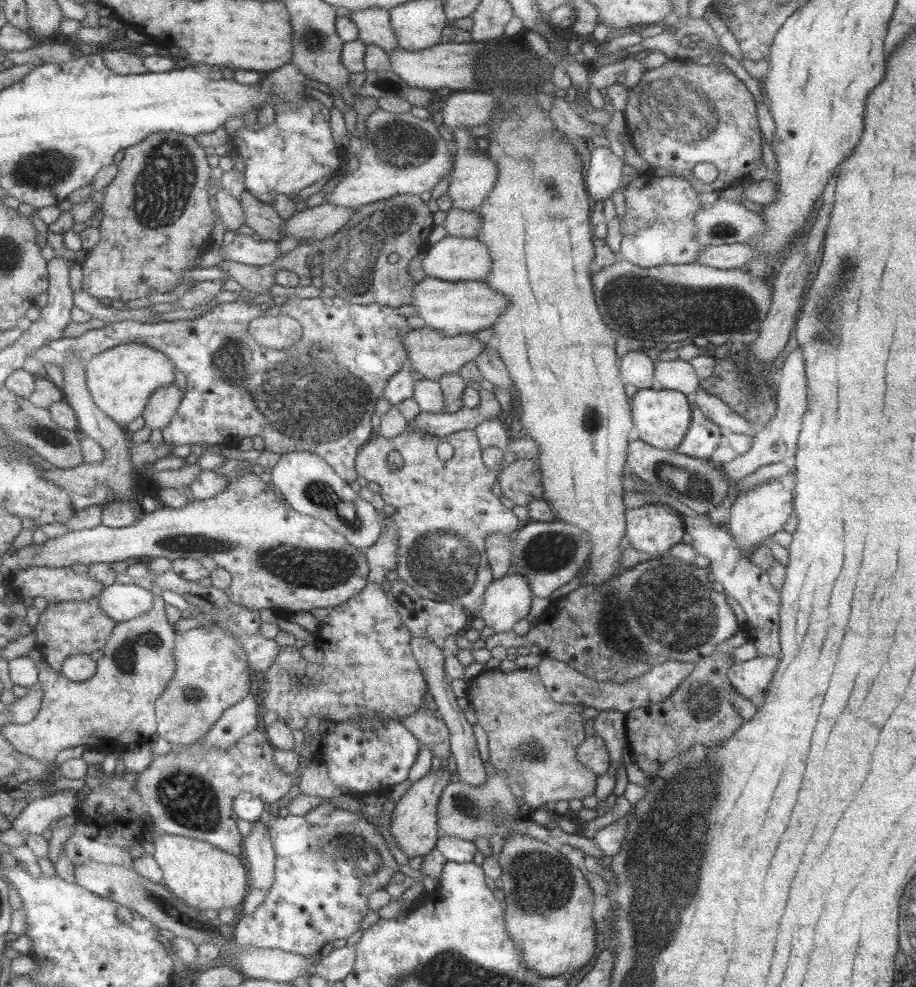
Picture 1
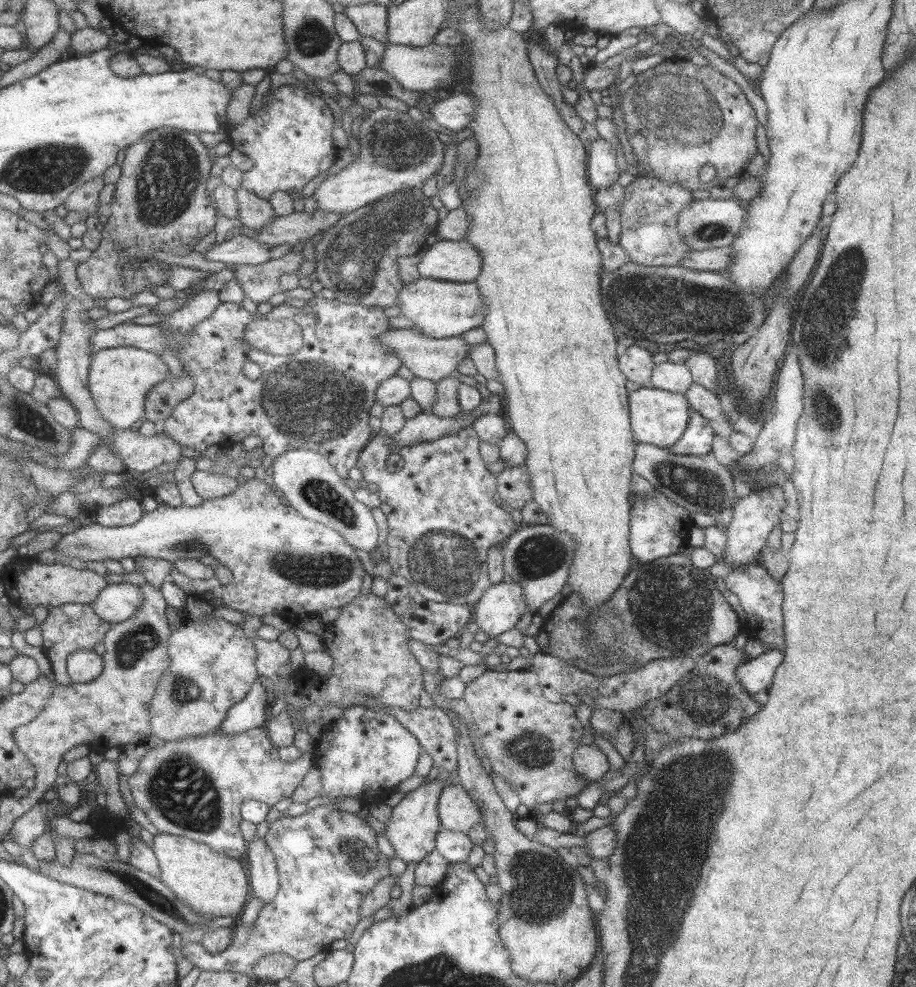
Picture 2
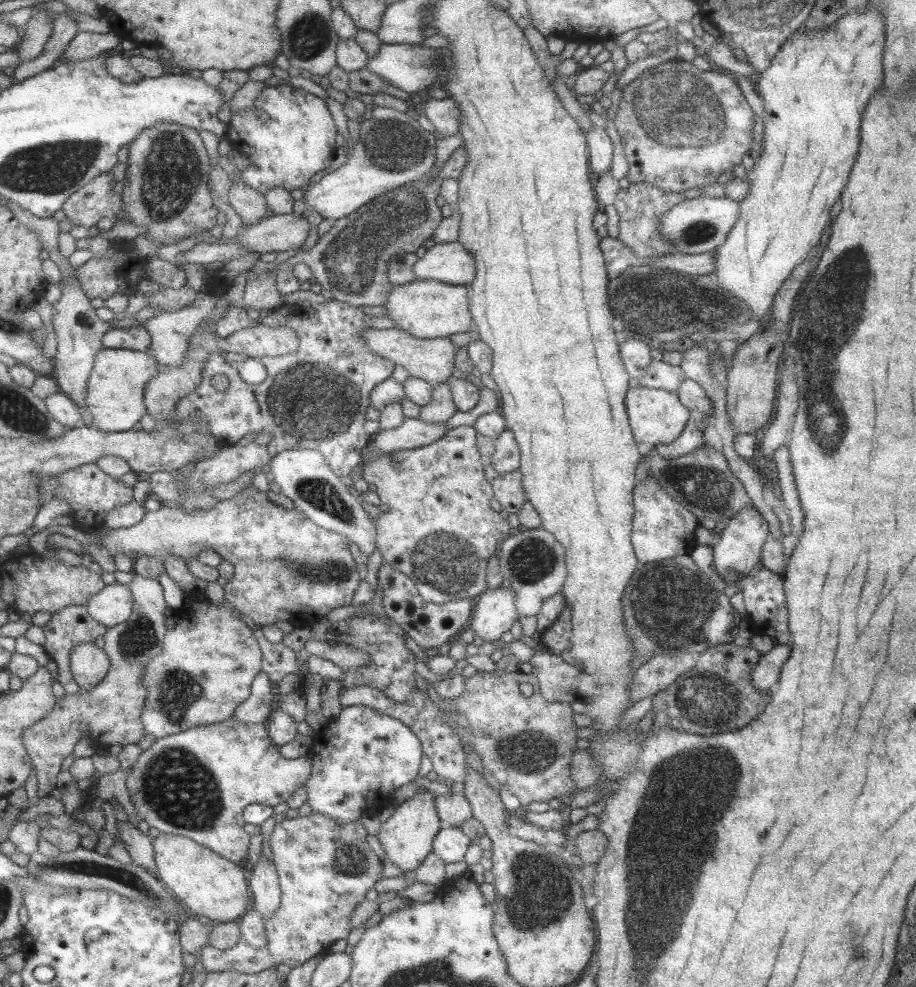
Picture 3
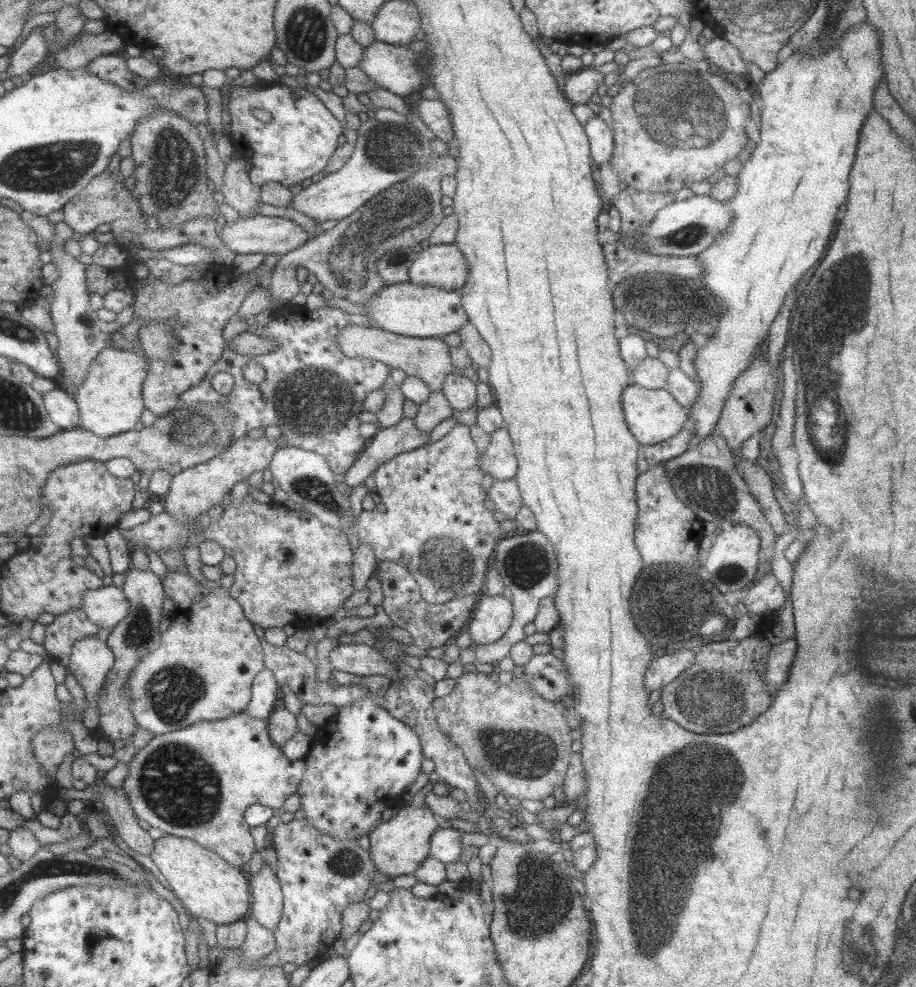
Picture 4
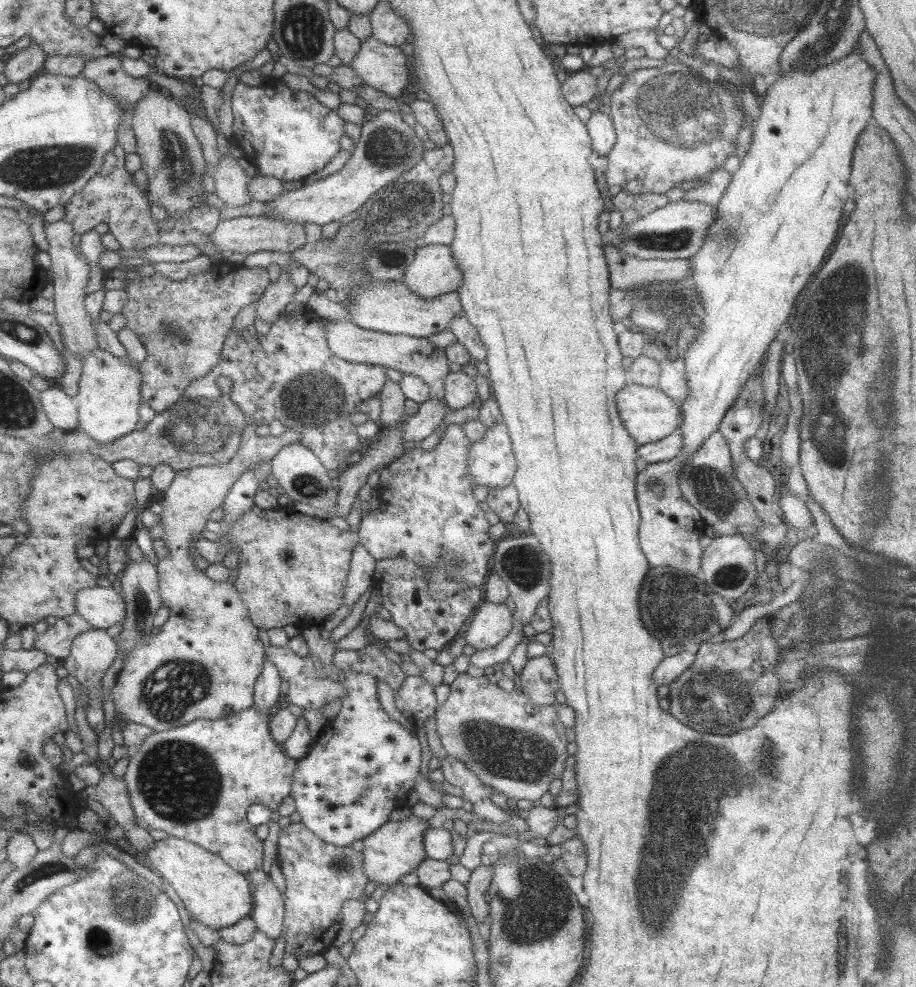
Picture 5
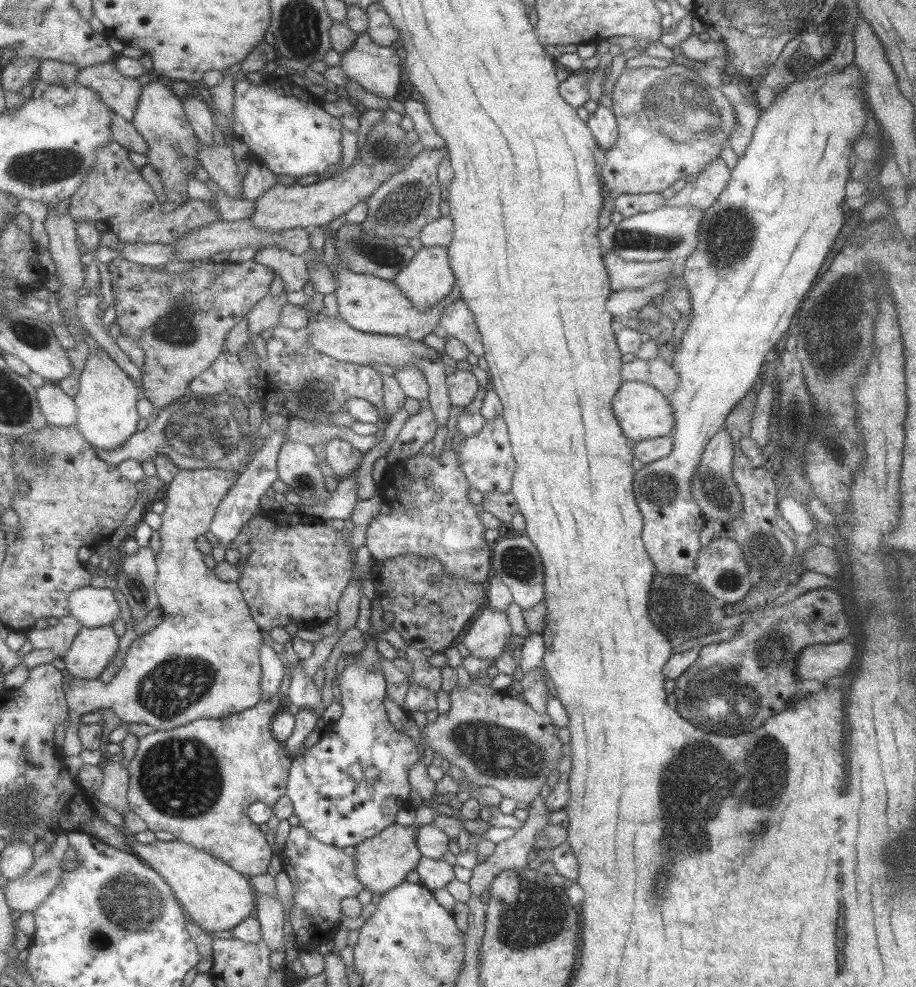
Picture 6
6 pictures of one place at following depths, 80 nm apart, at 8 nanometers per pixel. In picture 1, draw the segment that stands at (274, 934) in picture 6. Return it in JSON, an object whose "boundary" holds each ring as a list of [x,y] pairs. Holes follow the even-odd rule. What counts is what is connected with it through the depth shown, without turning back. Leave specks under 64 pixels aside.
{"boundary":[[[259,819],[252,822],[251,830],[246,836],[244,859],[250,869],[251,887],[269,892],[275,872],[274,850],[270,841],[269,827]]]}

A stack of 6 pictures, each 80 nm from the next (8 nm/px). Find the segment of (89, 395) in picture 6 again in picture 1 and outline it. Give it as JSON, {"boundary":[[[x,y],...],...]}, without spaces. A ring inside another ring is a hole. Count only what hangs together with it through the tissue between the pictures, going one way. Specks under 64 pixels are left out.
{"boundary":[[[140,342],[110,348],[86,362],[87,383],[95,403],[121,426],[128,426],[147,410],[151,396],[162,387],[176,383],[176,364],[166,352]]]}

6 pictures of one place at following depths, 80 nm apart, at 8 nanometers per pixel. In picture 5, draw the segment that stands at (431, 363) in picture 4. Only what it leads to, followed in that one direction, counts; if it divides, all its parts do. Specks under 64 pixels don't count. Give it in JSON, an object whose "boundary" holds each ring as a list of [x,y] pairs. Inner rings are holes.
{"boundary":[[[327,319],[322,321],[326,322],[326,329],[324,332],[324,338],[326,340],[329,350],[340,359],[345,359],[347,362],[363,363],[363,364],[376,364],[385,368],[393,368],[398,370],[402,374],[411,374],[420,378],[428,387],[429,399],[439,400],[439,402],[445,402],[445,377],[450,373],[449,364],[444,353],[444,349],[440,349],[435,346],[428,338],[415,338],[414,336],[387,334],[384,332],[377,332],[367,330],[353,324],[349,320],[336,320]]]}

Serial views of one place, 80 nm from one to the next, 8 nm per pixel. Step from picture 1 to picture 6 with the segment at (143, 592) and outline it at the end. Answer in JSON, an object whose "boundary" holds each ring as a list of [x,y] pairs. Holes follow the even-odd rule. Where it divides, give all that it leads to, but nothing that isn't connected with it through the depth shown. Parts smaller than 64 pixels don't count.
{"boundary":[[[86,586],[74,590],[70,596],[73,616],[83,621],[85,627],[99,628],[113,624],[121,616],[121,604],[113,589]]]}

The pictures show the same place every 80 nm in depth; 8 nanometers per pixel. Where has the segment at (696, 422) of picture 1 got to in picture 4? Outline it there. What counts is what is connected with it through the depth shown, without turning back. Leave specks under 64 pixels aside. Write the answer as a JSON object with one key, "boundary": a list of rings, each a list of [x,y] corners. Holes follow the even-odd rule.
{"boundary":[[[688,418],[675,436],[659,442],[659,444],[646,446],[642,452],[643,458],[651,464],[662,464],[667,460],[680,456],[687,449],[687,444],[692,442],[692,430],[694,430],[693,420]]]}

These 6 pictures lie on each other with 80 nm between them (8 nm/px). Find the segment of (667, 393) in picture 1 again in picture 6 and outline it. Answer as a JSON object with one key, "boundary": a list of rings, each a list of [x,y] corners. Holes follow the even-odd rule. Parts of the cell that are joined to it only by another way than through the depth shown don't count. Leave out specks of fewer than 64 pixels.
{"boundary":[[[622,381],[613,396],[611,410],[631,447],[636,442],[673,433],[675,420],[667,397],[648,383]]]}

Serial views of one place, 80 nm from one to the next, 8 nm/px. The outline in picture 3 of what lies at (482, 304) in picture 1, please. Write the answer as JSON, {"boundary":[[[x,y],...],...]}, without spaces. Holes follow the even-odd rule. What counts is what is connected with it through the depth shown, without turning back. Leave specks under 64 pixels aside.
{"boundary":[[[415,279],[405,284],[394,285],[394,287],[390,290],[390,293],[387,295],[387,302],[383,304],[383,306],[387,310],[387,315],[384,316],[389,318],[390,320],[393,320],[396,323],[396,327],[399,327],[402,331],[408,332],[411,336],[419,337],[420,339],[449,337],[454,334],[468,331],[469,329],[473,328],[474,324],[471,313],[468,309],[468,285],[445,284],[440,283],[439,281]]]}

